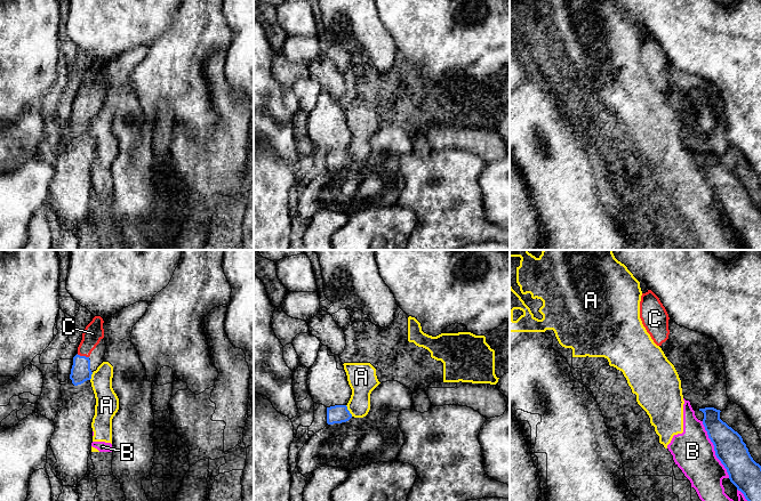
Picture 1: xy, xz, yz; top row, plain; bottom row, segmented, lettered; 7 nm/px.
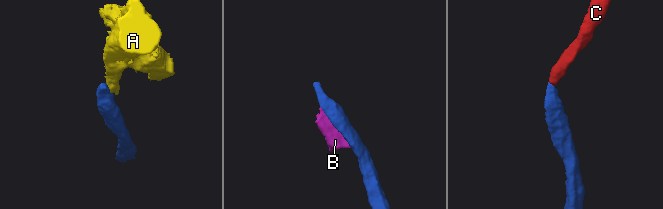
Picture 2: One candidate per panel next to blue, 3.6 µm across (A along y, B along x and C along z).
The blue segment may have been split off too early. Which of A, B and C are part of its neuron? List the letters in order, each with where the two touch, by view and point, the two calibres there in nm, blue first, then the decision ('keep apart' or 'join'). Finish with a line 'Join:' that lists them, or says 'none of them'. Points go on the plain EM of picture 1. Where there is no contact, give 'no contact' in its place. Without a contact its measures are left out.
A: xz (349, 155) | 130/200 nm | keep apart
B: yz (714, 194) | 220/300 nm | keep apart
C: xy (82, 100) | 140/140 nm | join
Join: C

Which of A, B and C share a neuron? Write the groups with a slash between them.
A B / C

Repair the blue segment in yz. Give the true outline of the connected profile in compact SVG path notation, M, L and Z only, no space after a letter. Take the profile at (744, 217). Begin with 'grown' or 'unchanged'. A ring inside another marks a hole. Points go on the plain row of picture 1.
unchanged; M699 153L704 157L703 169L714 189L716 202L727 213L730 226L740 235L750 250L761 250L761 210L751 201L742 180L720 163L720 154Z

